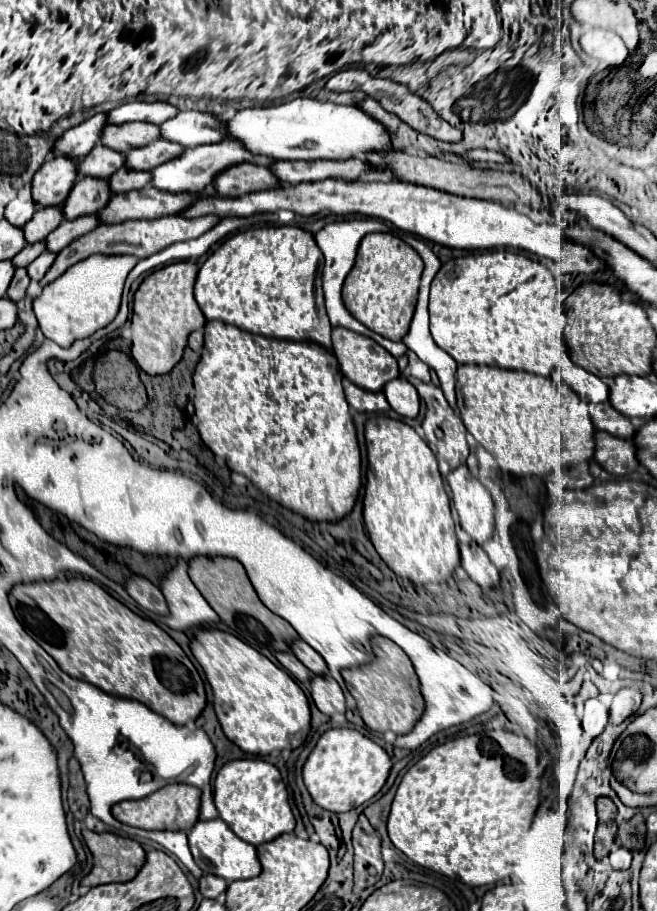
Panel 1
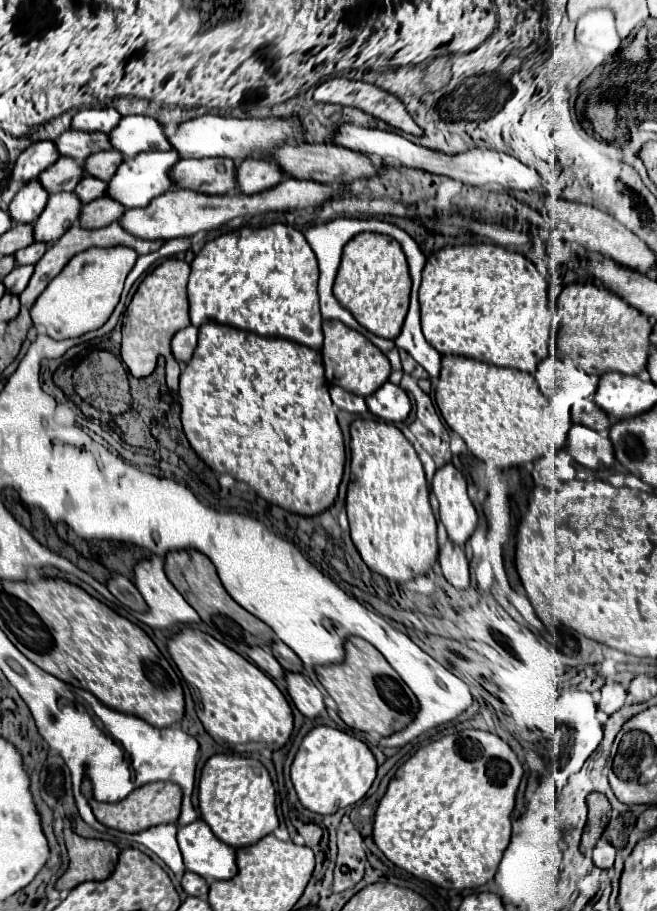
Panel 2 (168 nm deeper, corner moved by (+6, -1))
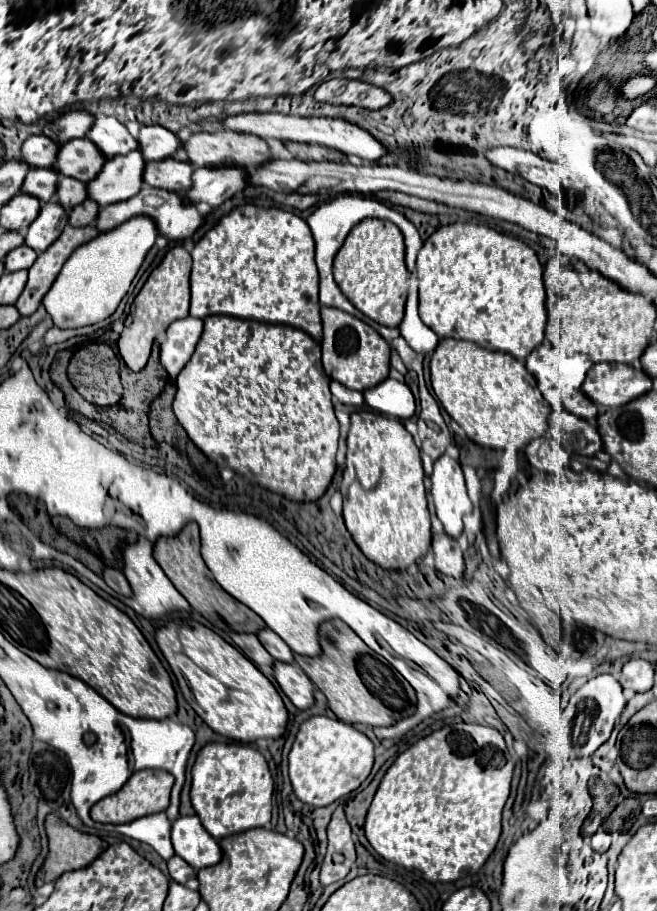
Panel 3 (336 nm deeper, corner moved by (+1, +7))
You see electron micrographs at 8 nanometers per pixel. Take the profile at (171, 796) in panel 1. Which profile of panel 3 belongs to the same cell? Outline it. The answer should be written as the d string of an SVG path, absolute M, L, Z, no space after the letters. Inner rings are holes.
M139 770L139 772L133 772L131 778L125 782L125 786L99 800L89 816L95 820L95 822L109 822L109 824L125 824L125 822L131 822L131 820L137 820L141 816L147 816L147 814L155 814L155 812L163 812L167 806L169 806L169 792L171 792L171 786L173 786L173 776L165 770Z

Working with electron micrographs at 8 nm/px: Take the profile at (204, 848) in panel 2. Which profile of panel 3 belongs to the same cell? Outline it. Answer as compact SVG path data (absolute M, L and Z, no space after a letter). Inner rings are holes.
M179 816L171 826L171 842L177 856L181 856L191 868L201 870L221 860L219 842L203 830L199 818Z

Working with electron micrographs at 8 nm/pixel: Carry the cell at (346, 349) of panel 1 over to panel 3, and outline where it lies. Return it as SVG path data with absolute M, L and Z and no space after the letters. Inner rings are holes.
M321 308L323 322L323 340L321 340L321 362L325 374L331 380L341 382L351 390L367 390L381 384L389 376L389 344L365 322L359 318L337 310L337 308Z

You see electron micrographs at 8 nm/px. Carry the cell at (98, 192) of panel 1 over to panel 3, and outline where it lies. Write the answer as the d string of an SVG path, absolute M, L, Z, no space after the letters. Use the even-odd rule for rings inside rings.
M47 202L43 204L39 216L29 226L25 244L35 252L43 252L59 238L65 226L67 226L67 212L61 208L61 204Z

